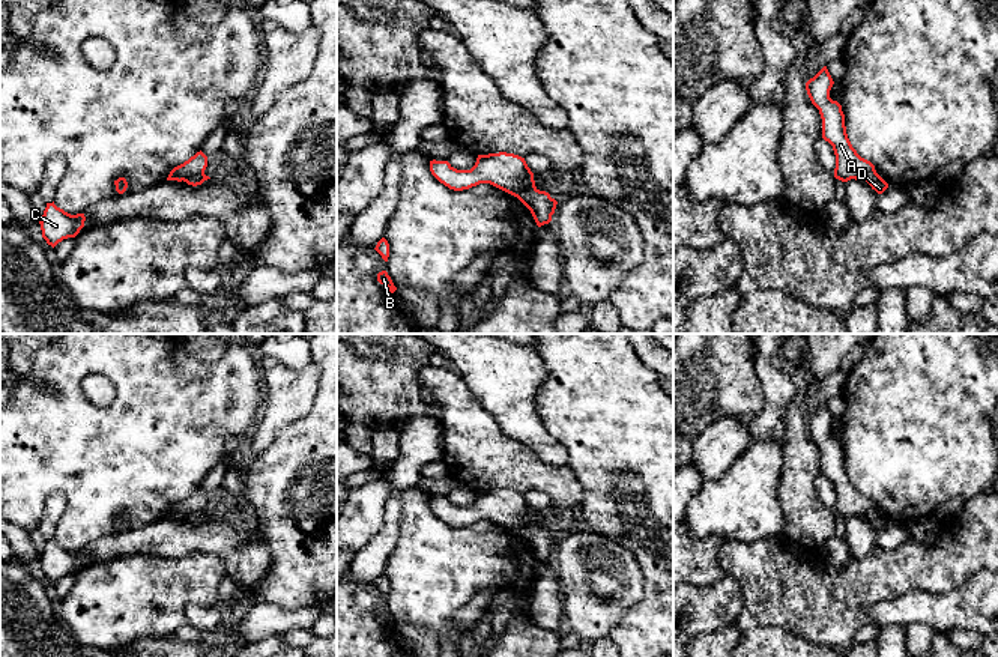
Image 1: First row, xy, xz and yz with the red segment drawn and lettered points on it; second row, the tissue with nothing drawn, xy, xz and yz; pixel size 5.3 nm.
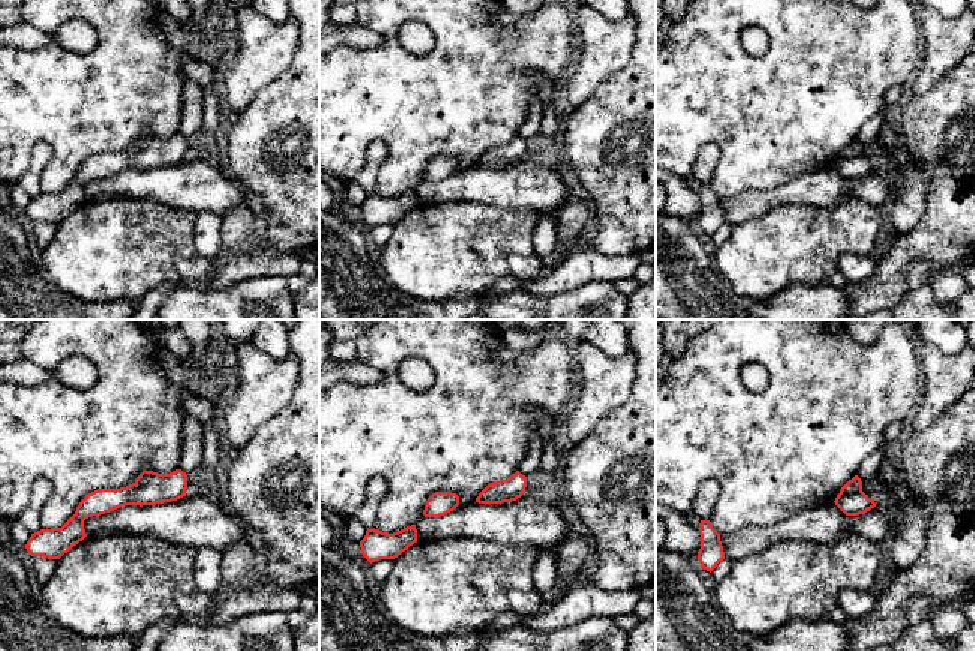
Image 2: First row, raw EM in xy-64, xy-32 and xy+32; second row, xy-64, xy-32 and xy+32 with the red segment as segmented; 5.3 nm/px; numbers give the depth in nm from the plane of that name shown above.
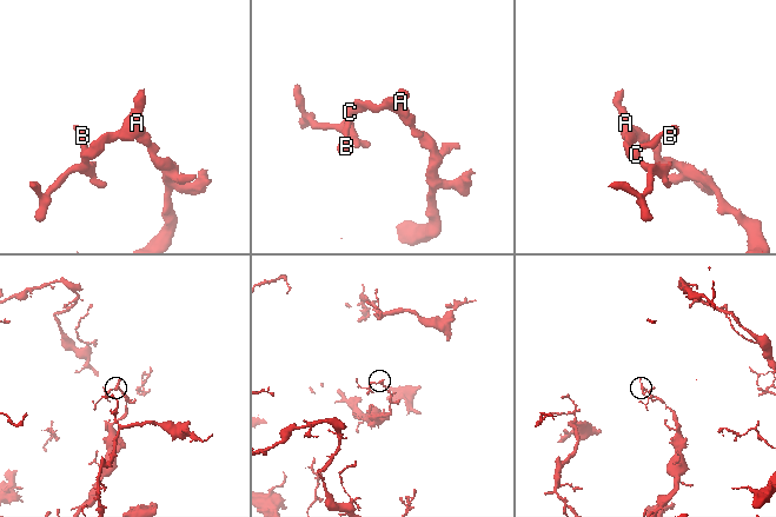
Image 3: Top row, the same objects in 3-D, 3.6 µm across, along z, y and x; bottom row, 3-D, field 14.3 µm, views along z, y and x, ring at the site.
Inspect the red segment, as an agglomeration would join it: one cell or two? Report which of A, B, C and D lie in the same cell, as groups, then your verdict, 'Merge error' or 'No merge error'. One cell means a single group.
Groups: A B C / D. Merge error

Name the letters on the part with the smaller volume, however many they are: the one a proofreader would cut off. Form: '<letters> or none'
A, B, C

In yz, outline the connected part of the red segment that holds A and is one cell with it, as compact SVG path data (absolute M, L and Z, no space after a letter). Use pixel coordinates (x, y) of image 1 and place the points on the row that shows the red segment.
M824 66L813 78L806 83L812 104L819 110L822 119L822 138L833 146L836 155L834 177L848 182L851 179L866 180L875 173L875 165L861 158L852 147L845 126L842 105L830 98L834 81Z

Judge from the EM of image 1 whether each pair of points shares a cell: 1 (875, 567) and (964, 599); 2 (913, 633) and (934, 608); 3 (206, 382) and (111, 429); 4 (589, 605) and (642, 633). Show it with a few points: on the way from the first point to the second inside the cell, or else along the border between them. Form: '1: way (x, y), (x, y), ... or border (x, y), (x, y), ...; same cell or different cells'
1: border (976, 573), (944, 593), (910, 593); different cells
2: border (907, 627), (926, 624), (935, 632); different cells
3: way (182, 406), (160, 429), (136, 429); same cell
4: border (642, 594), (621, 617), (607, 638); different cells

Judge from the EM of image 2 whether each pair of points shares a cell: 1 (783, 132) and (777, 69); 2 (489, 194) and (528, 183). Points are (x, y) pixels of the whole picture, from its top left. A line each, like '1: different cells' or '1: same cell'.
1: same cell
2: same cell

